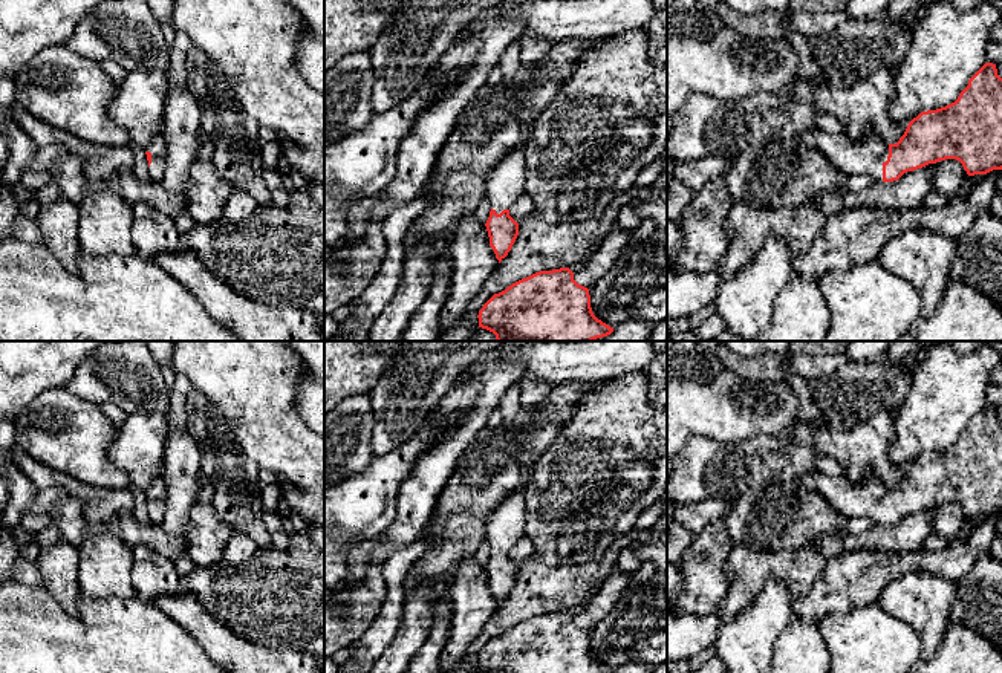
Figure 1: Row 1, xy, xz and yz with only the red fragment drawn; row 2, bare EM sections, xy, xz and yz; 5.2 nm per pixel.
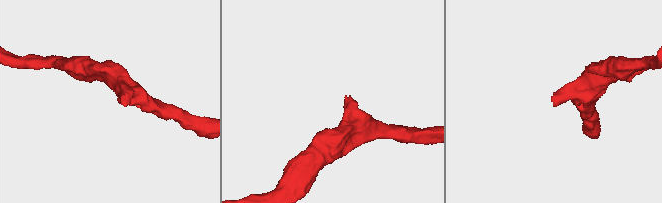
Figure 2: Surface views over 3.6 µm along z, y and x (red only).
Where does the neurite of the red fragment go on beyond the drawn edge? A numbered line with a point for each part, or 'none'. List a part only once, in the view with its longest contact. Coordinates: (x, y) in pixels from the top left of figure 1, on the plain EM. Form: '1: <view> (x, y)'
1: yz (866, 499)

